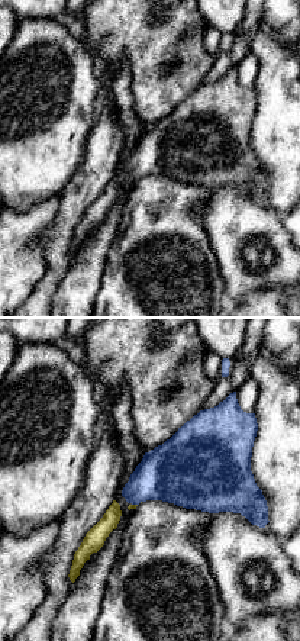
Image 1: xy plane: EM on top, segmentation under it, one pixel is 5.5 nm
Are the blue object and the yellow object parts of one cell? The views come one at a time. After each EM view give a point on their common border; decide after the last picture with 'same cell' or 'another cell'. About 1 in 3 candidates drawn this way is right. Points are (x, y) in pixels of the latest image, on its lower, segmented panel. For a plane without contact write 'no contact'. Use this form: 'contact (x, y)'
contact (135, 503)

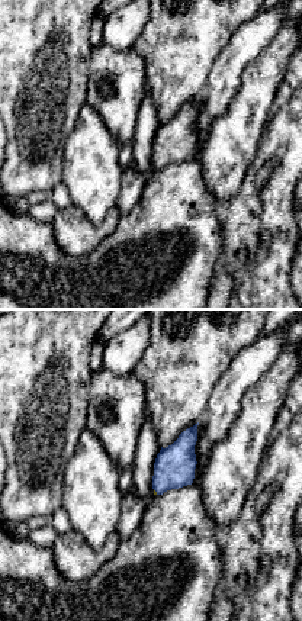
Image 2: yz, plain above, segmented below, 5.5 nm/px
contact (156, 491)

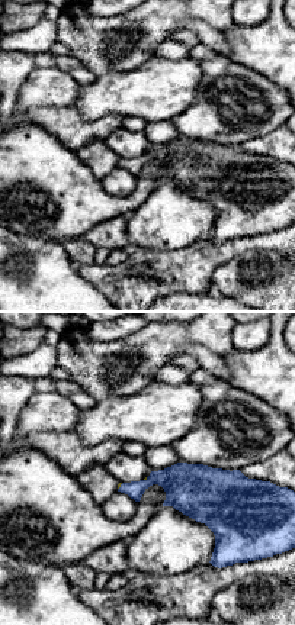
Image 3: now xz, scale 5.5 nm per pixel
contact (121, 486)

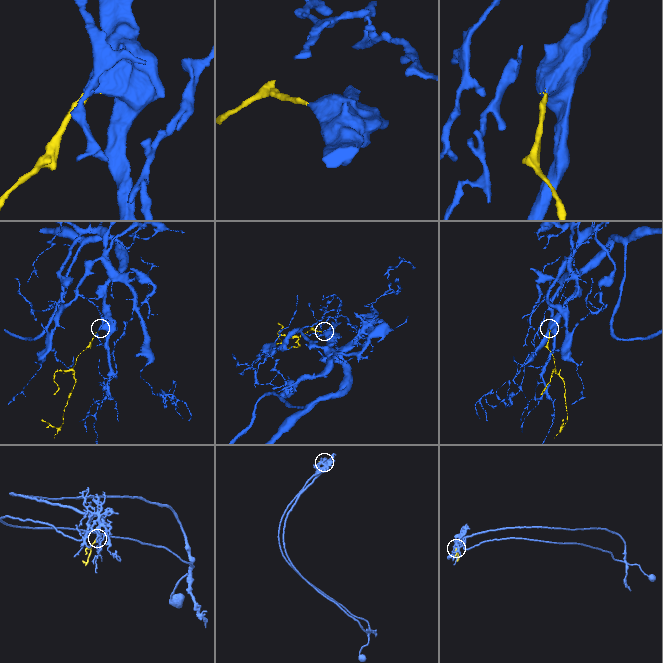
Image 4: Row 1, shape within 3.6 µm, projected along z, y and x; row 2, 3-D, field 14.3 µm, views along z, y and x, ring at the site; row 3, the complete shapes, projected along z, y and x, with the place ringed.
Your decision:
same cell

